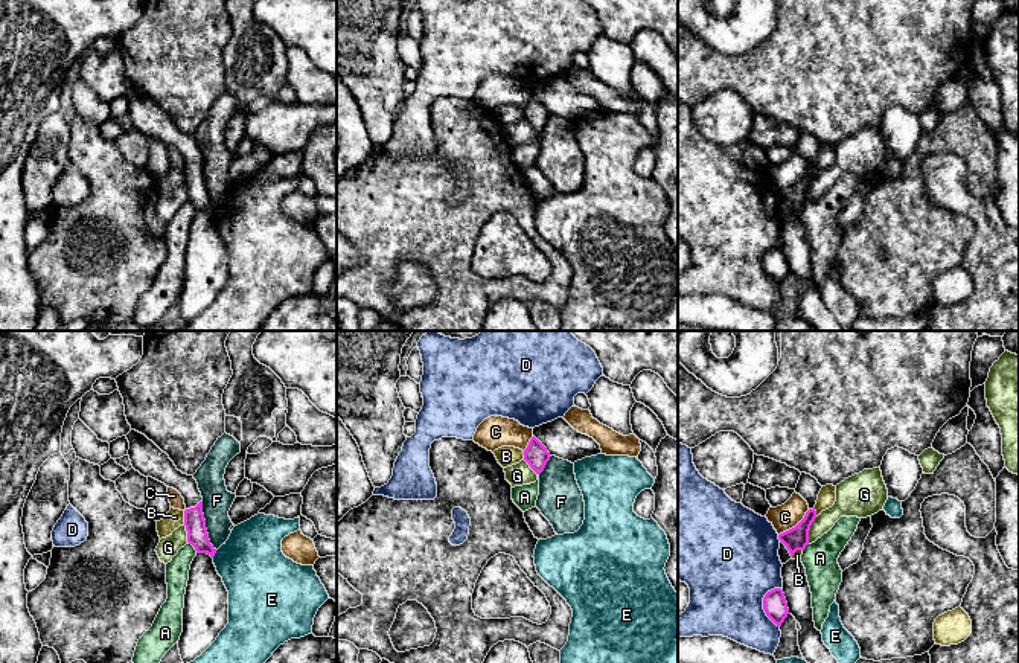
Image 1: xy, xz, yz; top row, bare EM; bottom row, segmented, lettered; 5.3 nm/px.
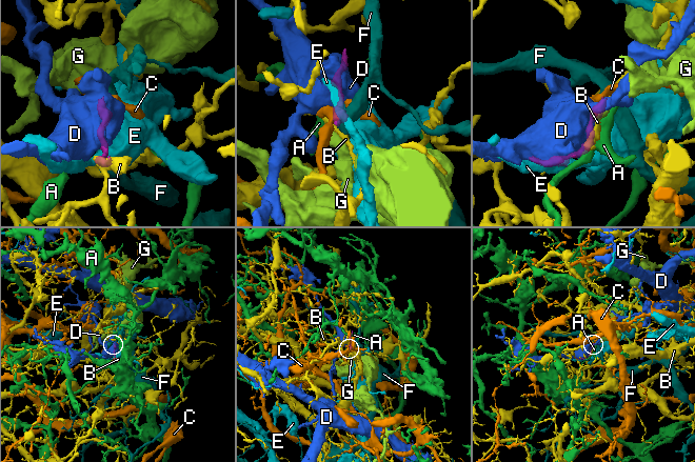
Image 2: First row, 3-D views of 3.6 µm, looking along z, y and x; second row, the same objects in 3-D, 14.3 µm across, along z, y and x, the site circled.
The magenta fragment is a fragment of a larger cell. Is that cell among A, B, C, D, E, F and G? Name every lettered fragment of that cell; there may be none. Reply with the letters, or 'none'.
none

